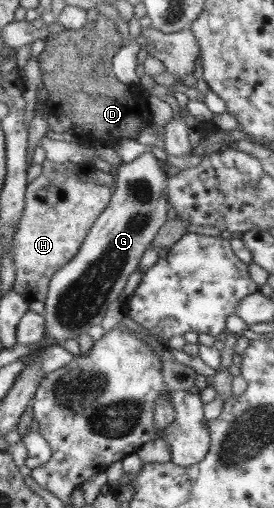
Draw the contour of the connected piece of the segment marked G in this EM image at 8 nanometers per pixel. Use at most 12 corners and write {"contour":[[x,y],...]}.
{"contour":[[153,153],[122,163],[108,207],[49,282],[45,336],[76,339],[122,300],[168,221]]}

